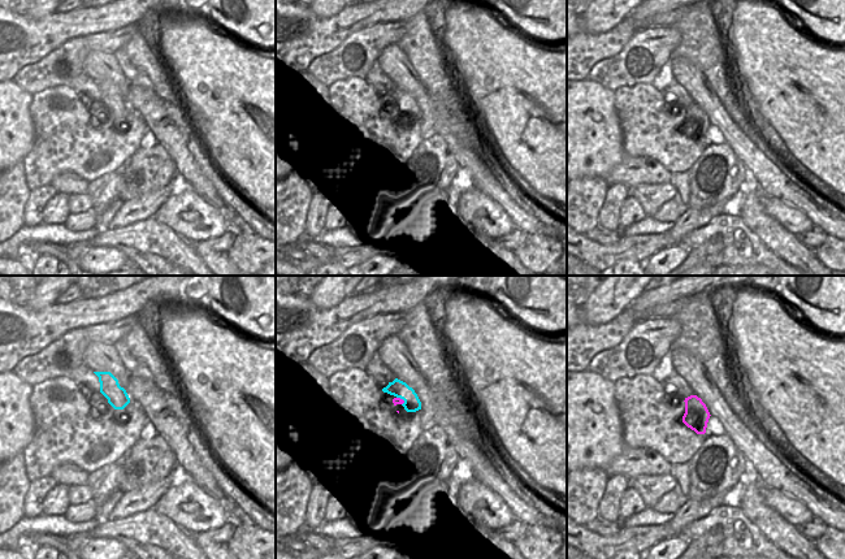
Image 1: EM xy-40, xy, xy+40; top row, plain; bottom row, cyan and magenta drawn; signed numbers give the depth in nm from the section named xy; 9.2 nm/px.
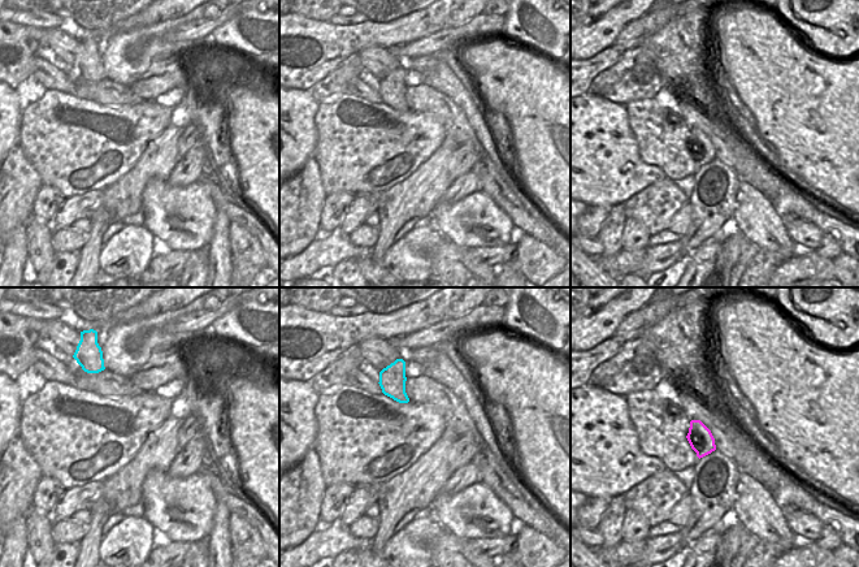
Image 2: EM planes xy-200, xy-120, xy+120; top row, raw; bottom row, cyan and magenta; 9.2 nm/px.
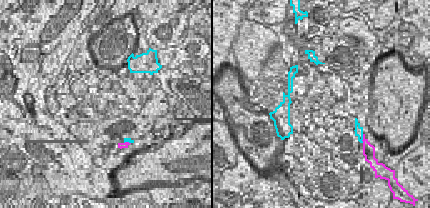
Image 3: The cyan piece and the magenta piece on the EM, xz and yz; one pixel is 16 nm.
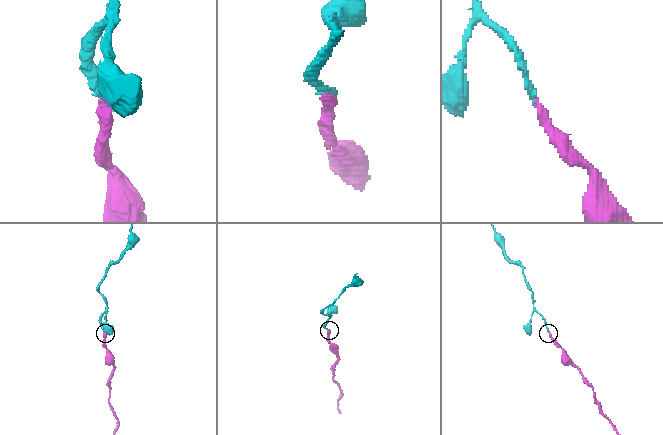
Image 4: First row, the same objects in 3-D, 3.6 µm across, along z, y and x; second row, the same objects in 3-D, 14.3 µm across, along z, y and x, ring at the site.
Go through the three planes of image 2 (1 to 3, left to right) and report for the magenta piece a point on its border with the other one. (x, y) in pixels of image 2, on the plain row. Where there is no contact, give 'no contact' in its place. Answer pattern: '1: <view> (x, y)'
1: no contact
2: no contact
3: no contact

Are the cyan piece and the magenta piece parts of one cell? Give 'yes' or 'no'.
yes

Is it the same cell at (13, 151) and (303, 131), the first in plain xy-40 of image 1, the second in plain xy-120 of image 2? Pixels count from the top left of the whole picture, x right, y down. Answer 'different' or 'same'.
same

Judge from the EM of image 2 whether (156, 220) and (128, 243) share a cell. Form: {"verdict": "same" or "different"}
{"verdict": "different"}

